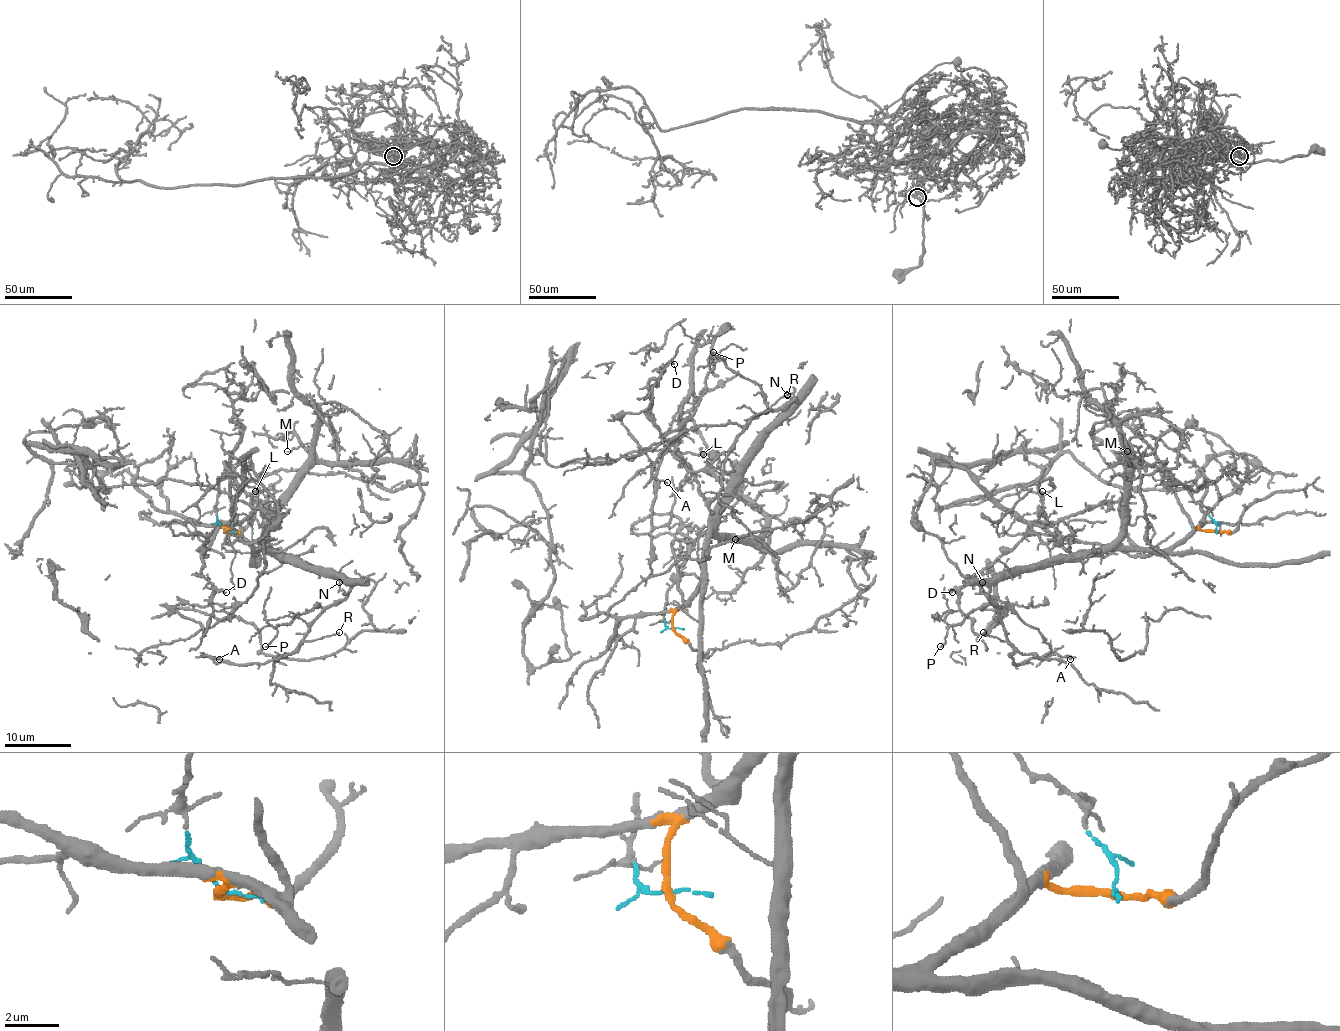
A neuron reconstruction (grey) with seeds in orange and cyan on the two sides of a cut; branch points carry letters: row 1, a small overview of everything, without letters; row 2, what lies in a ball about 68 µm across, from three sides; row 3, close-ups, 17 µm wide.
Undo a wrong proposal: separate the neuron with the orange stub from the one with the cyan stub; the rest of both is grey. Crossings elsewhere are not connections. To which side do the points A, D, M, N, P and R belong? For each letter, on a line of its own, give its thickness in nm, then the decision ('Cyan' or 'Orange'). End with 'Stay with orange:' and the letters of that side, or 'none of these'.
A: Thickness 120 nm. Orange
D: Thickness 120 nm. Cyan
M: Thickness 80 nm. Orange
N: Thickness 120 nm. Orange
P: Thickness 140 nm. Orange
R: Thickness 110 nm. Orange
Stay with orange: A, M, N, P, R

